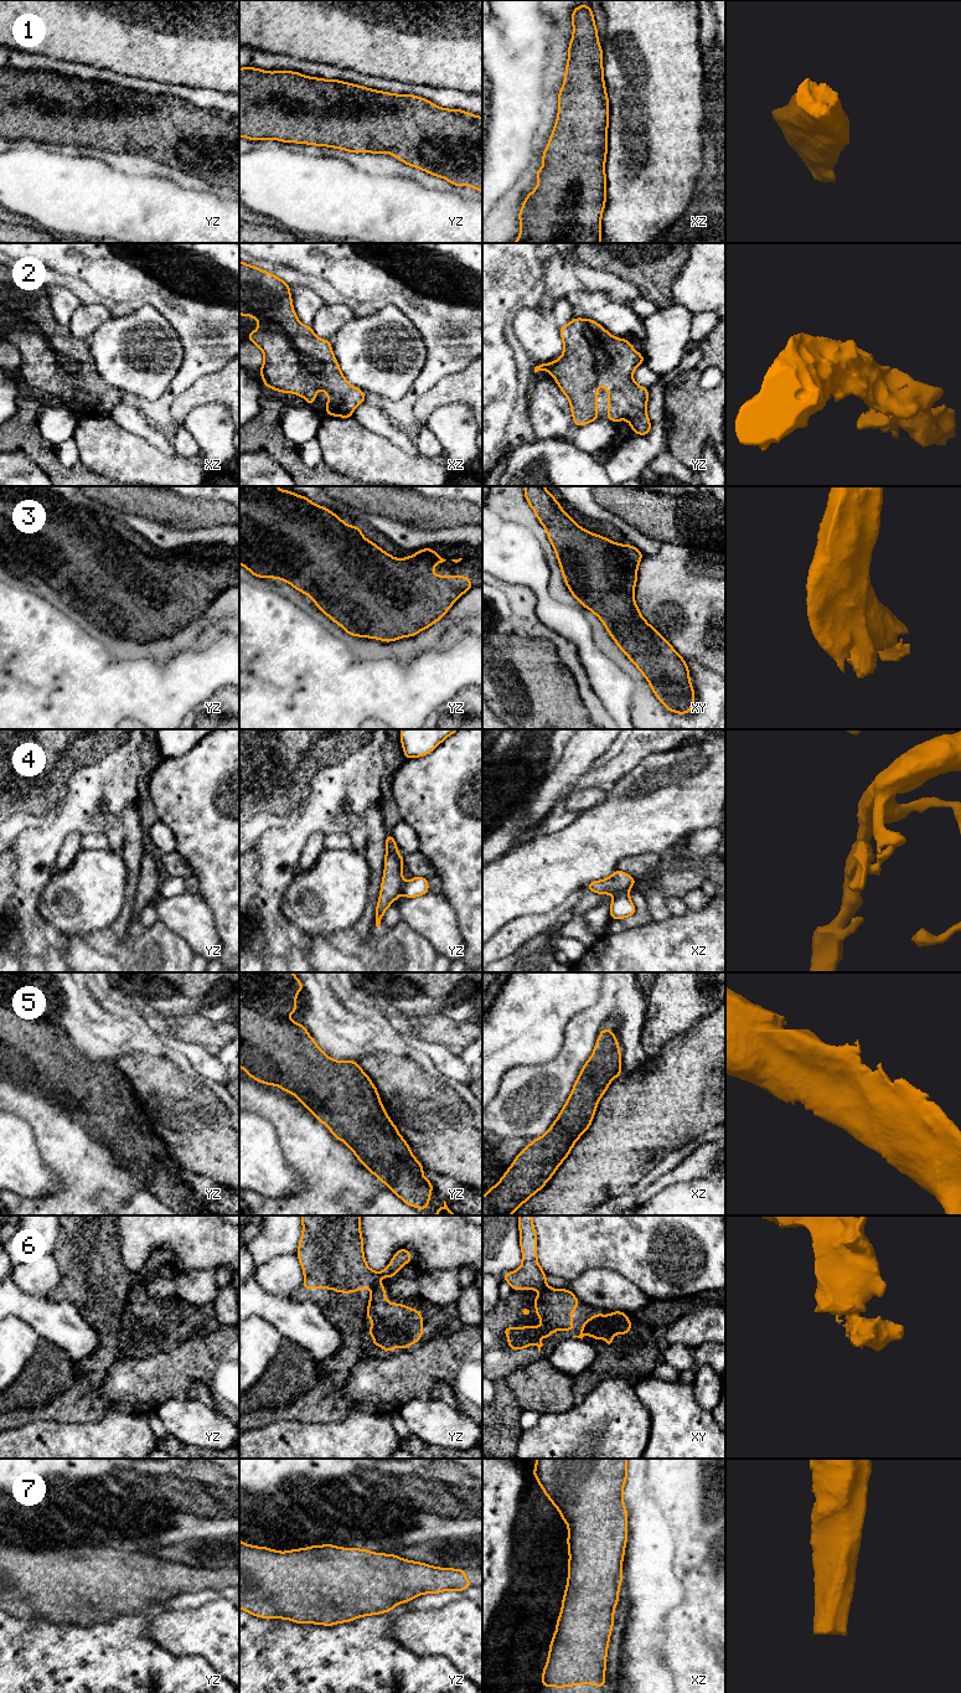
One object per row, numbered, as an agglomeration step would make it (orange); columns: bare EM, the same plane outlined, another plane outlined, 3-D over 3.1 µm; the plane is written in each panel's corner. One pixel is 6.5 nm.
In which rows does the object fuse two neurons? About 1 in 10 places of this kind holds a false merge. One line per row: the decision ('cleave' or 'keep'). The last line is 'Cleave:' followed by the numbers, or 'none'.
1: keep
2: keep
3: keep
4: cleave
5: keep
6: cleave
7: keep
Cleave: 4, 6

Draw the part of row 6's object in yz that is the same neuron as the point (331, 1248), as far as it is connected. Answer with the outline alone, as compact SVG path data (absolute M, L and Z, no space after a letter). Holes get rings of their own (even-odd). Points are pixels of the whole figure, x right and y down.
M301 1215L303 1234L296 1256L304 1271L304 1289L332 1289L336 1292L356 1292L360 1289L373 1290L381 1278L393 1278L398 1270L410 1263L412 1254L398 1249L389 1265L381 1273L368 1268L363 1255L363 1239L360 1227L361 1215Z

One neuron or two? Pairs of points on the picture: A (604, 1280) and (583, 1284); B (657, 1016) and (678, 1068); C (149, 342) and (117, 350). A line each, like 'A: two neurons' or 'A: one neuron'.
A: one neuron
B: two neurons
C: one neuron

